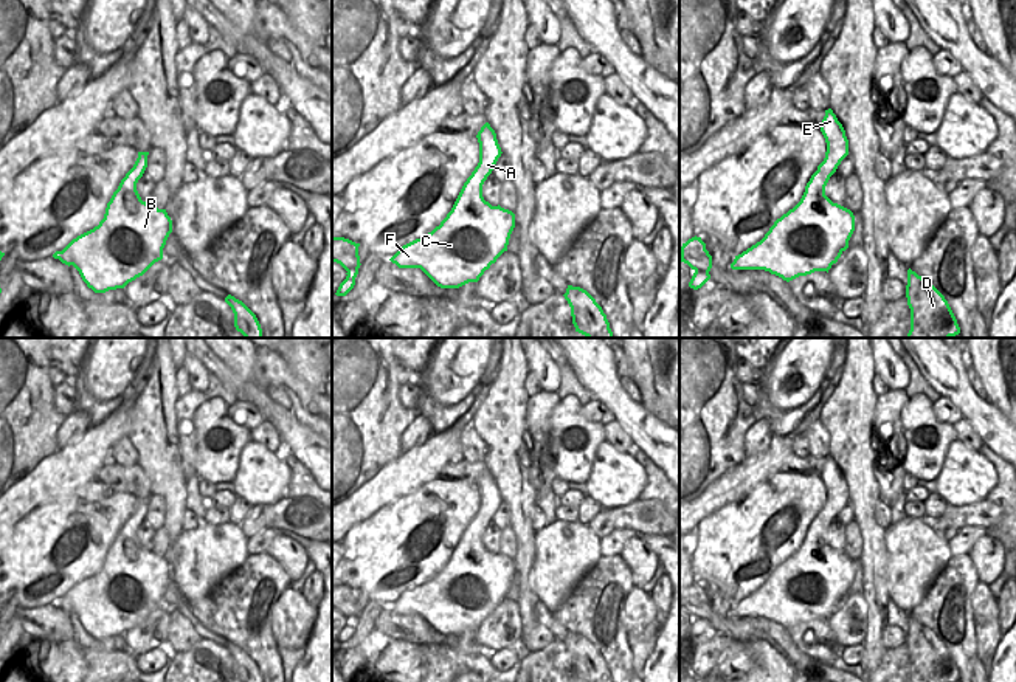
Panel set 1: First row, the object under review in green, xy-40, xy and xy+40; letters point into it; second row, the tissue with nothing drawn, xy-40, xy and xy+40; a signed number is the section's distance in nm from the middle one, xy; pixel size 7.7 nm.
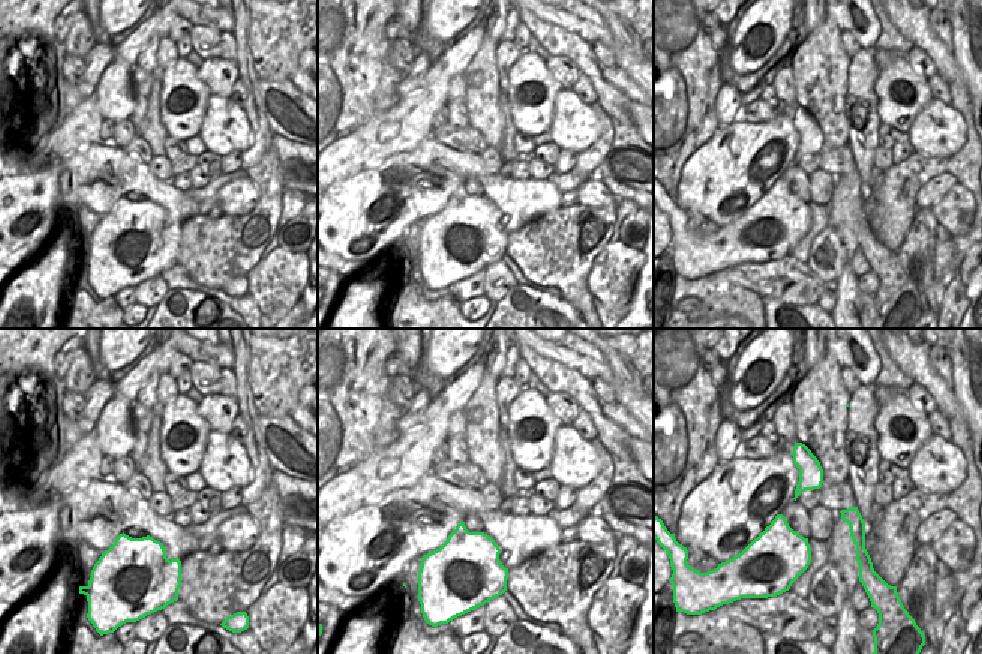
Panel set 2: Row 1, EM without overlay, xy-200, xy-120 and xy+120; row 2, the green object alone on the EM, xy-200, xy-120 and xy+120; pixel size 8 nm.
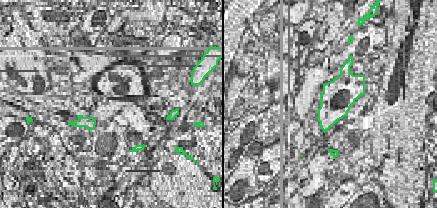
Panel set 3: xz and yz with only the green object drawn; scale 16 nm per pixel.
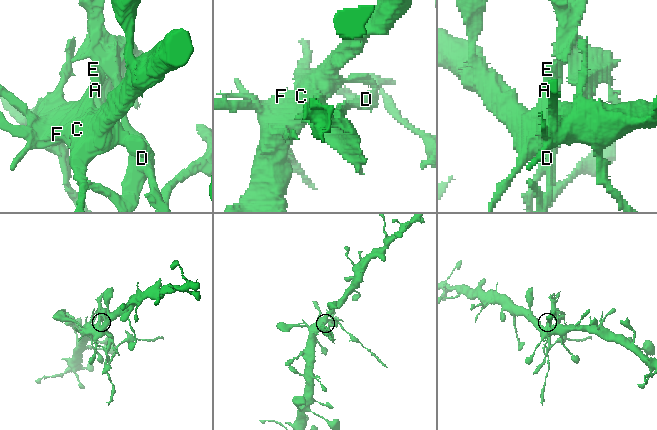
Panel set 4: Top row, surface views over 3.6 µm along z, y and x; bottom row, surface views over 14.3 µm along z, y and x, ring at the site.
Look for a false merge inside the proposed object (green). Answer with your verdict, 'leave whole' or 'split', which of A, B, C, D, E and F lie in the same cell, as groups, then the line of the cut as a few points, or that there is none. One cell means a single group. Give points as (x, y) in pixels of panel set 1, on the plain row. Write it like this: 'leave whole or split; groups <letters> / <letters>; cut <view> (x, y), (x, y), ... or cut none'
split; groups A D E / B C F; cut xy+40 (830, 521), (821, 515), (810, 527)

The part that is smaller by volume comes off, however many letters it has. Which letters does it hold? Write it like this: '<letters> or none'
A, D, E

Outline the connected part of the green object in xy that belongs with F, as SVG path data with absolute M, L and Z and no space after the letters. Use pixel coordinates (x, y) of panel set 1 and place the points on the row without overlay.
M472 519L447 564L422 586L403 592L389 608L399 615L420 615L437 634L459 636L478 629L486 617L507 598L515 575L515 561L492 553L482 544L482 532L490 521Z

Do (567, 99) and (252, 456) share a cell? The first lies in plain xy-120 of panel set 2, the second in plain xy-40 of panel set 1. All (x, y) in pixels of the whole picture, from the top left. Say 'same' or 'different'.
same

